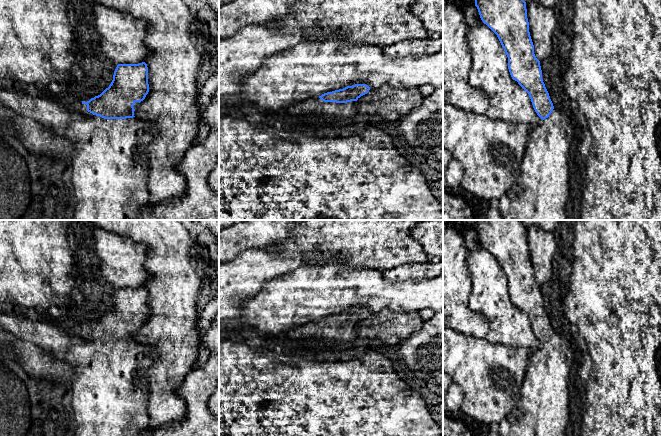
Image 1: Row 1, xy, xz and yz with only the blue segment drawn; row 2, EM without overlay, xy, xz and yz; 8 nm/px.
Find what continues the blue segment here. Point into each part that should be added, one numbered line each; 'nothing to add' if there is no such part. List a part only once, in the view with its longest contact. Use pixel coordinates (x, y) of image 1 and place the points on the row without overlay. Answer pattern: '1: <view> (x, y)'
1: xy (110, 389)

